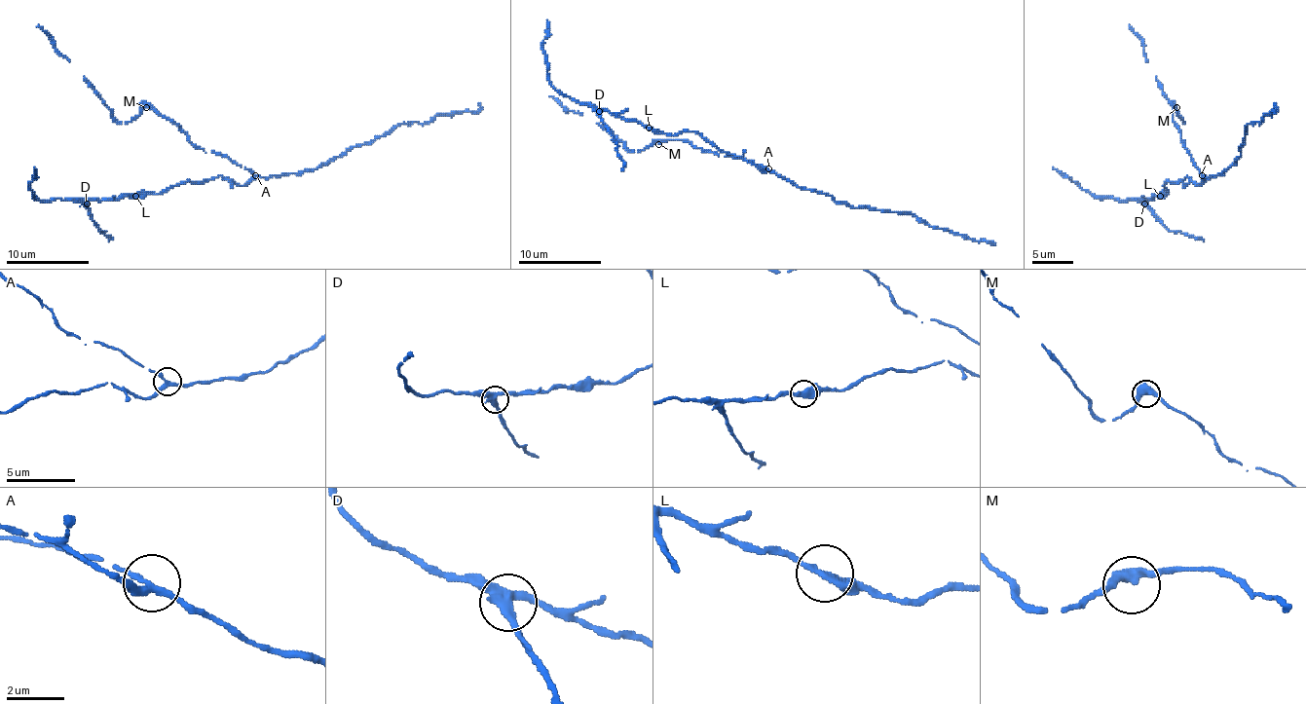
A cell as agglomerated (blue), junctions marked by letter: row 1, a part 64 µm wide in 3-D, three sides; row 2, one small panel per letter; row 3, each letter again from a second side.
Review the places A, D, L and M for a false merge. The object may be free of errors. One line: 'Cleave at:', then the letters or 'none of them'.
Cleave at: D

